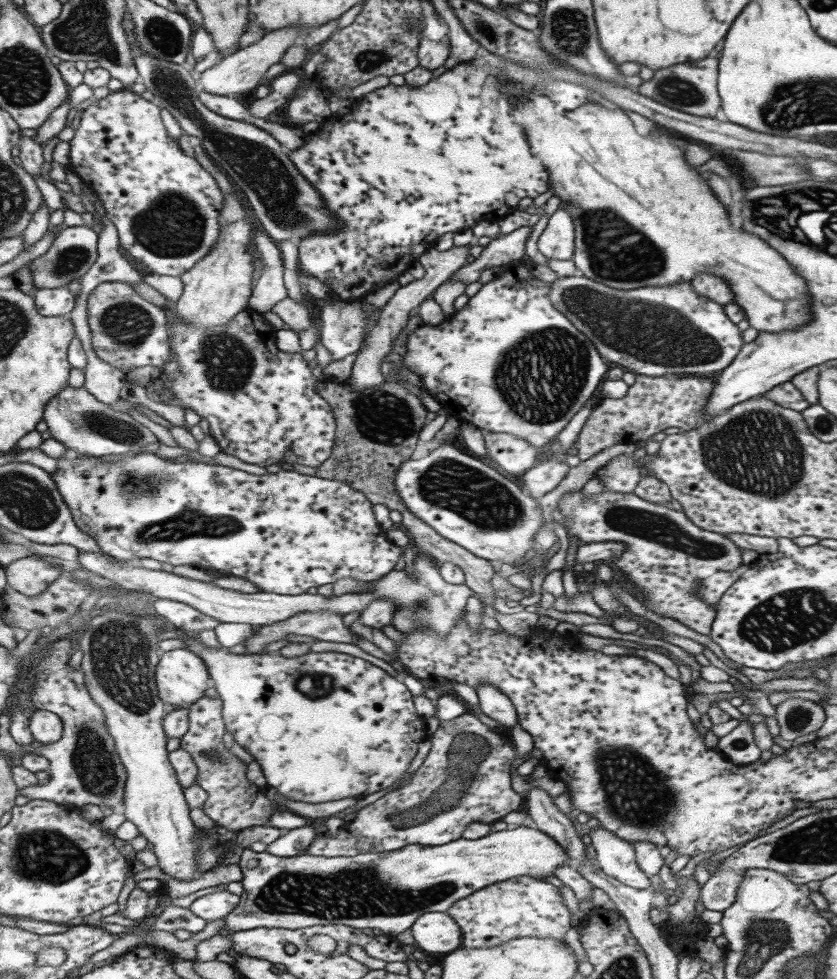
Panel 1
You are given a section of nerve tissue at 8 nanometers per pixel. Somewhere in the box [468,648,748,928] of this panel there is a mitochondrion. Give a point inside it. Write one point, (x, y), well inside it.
(637, 794)

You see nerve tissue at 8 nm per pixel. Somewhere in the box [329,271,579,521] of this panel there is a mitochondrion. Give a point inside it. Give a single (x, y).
(390, 422)

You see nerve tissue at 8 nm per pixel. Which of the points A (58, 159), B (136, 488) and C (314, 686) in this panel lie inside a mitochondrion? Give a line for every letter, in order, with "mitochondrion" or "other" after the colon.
A: other
B: mitochondrion
C: mitochondrion

